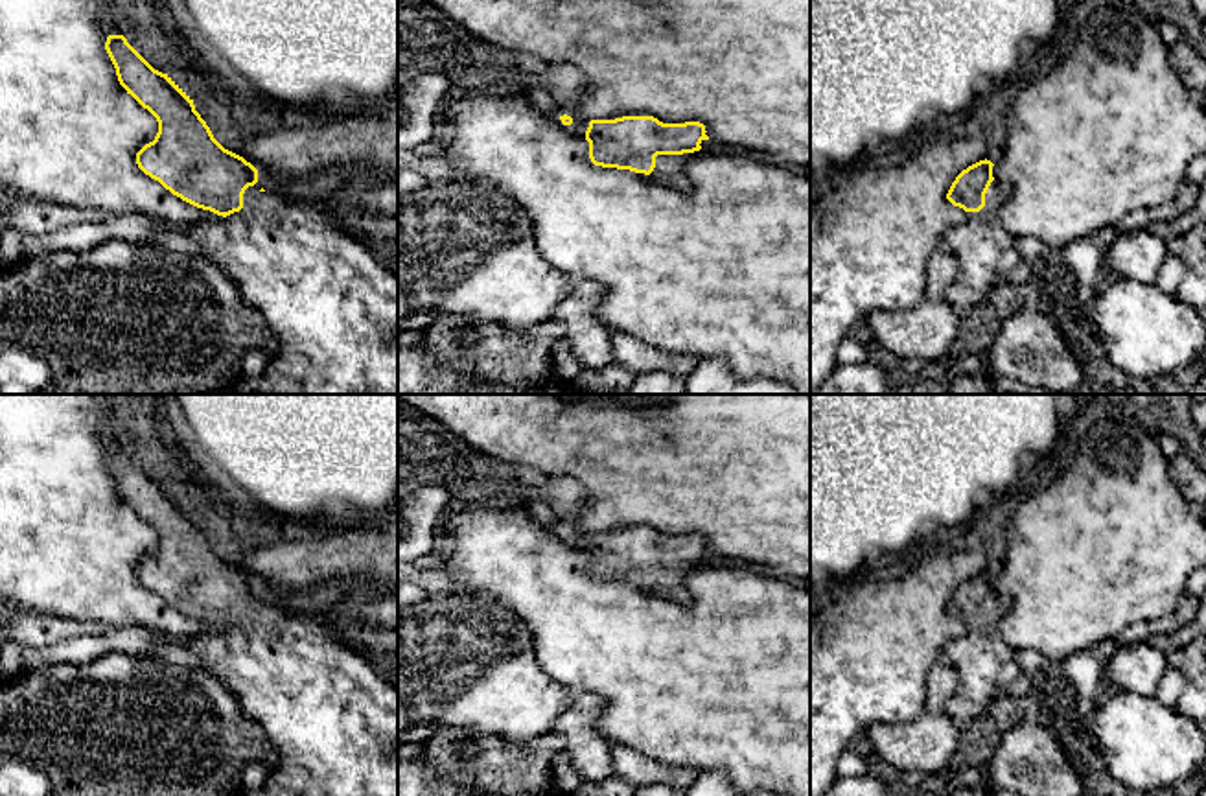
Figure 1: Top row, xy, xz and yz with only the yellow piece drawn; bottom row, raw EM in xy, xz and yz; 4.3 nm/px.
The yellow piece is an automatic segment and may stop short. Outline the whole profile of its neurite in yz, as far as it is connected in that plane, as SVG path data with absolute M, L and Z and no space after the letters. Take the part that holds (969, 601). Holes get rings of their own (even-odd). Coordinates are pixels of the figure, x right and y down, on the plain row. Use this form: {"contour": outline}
{"contour": "M980 573L952 595L946 612L967 625L961 638L950 641L943 656L956 667L959 685L946 700L945 711L957 724L981 717L1000 695L998 671L1013 660L998 625L1007 615L1007 601L992 590L992 575Z"}

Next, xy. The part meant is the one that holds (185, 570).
{"contour": "M109 448L105 462L120 498L158 534L155 553L136 566L138 580L182 614L219 628L179 641L234 693L241 709L261 724L276 750L276 768L260 794L398 796L398 685L388 682L357 649L330 636L317 621L263 603L258 582L225 562L195 523L193 512L168 486L155 483L123 448Z"}

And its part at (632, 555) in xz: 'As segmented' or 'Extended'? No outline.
Extended

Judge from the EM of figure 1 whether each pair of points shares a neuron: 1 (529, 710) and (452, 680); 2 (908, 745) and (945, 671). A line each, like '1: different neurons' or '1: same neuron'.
1: same neuron
2: same neuron

